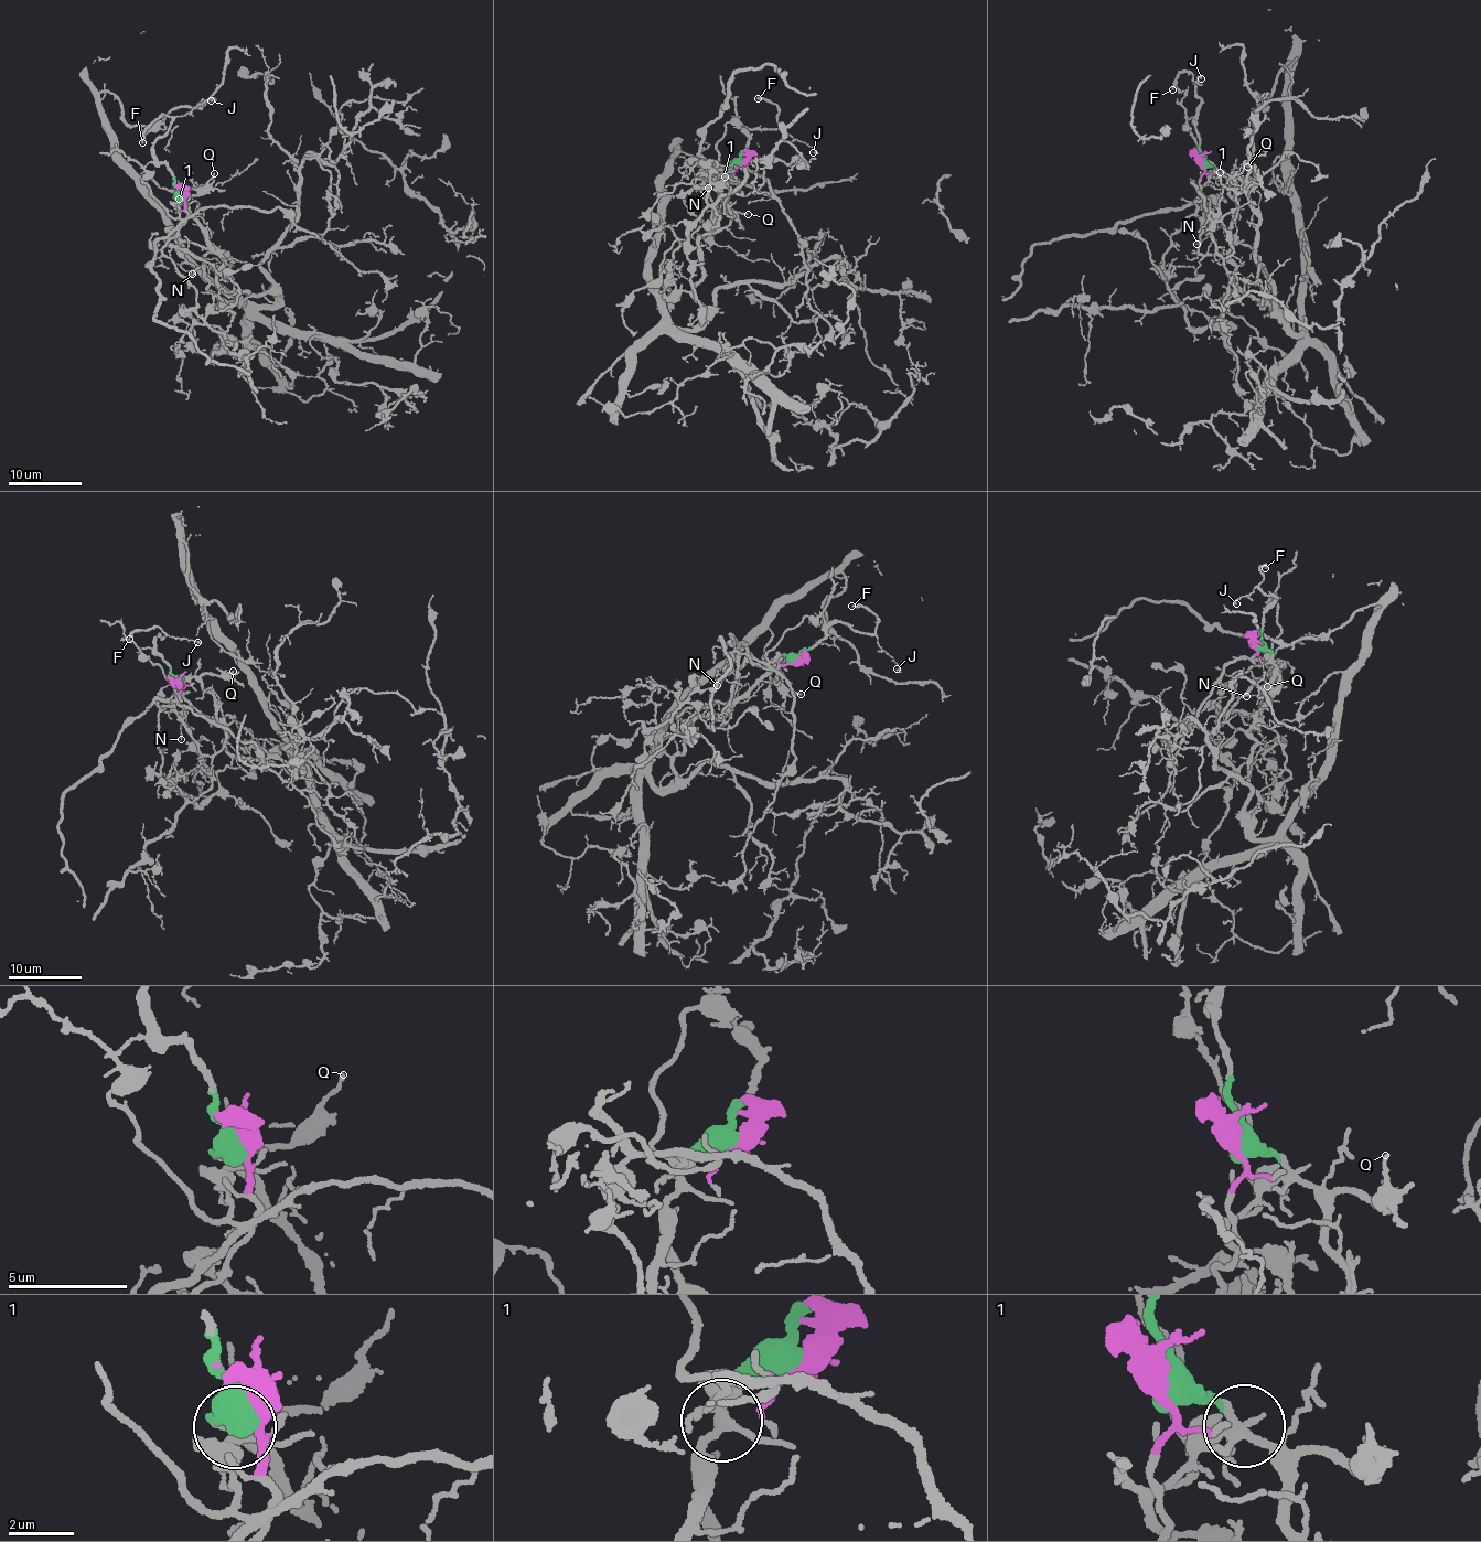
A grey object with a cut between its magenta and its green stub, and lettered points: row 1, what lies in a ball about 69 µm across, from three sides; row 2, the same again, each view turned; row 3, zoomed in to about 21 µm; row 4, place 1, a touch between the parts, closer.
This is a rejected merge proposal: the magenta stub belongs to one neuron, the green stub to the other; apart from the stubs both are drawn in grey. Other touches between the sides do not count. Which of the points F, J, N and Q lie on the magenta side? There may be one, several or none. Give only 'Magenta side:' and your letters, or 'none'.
Magenta side: N

